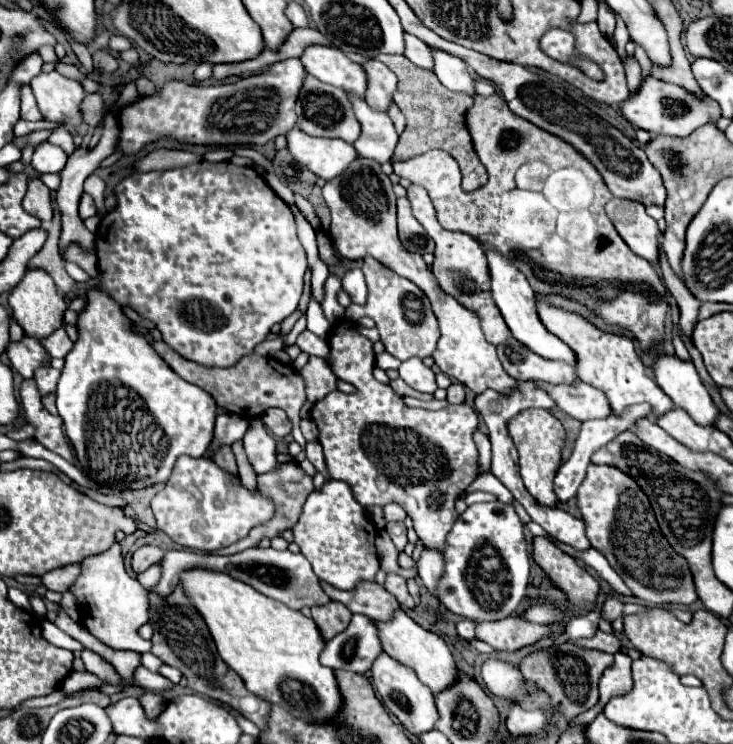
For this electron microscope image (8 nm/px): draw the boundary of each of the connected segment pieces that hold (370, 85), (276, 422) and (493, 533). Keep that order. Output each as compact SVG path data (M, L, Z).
M367 60L361 64L361 68L367 74L365 98L369 106L375 106L375 110L387 110L397 86L395 74L379 60Z
M279 408L267 410L267 412L261 416L261 420L263 420L263 424L267 426L267 430L269 430L273 436L283 438L283 436L287 436L287 434L291 432L291 420L289 420L287 414L285 414L283 410L279 410Z
M495 500L469 506L447 534L443 558L445 568L433 596L457 616L475 622L503 620L519 608L527 594L531 562L523 524L511 504Z

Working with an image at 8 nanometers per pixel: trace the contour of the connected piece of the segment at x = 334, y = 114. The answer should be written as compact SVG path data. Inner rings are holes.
M311 74L305 76L297 104L295 104L295 114L297 114L297 126L305 130L311 136L323 136L323 138L341 138L349 144L353 144L359 138L359 122L351 110L351 104L347 102L347 96L343 90L329 86L325 82L319 82Z

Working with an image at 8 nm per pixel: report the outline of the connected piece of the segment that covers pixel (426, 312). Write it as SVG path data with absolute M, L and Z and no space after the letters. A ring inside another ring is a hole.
M373 256L363 258L361 270L365 274L365 282L369 288L367 306L351 304L345 312L345 316L351 320L359 320L361 316L373 318L377 324L377 330L381 334L381 342L385 344L385 350L399 360L407 360L411 356L417 356L417 358L429 356L437 346L439 326L435 322L431 302L423 294L423 290L419 290L419 286L415 286L411 280L397 276L393 270L385 268Z

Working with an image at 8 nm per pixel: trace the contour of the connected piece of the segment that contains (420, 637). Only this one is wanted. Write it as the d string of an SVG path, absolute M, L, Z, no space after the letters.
M401 608L387 622L375 620L375 626L379 630L379 640L383 644L383 650L387 654L391 654L393 658L397 658L399 662L403 662L405 666L411 666L417 672L419 680L425 686L429 686L433 694L439 694L439 690L445 690L449 686L449 682L455 682L457 668L455 668L453 656L451 656L447 644L443 642L443 638L439 638L437 634L433 634L429 630L423 630Z

